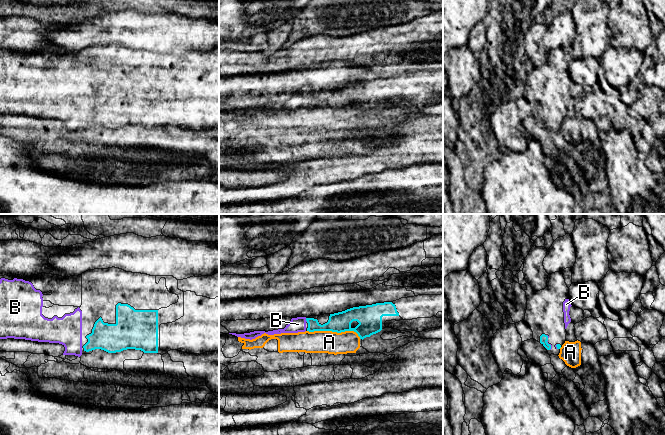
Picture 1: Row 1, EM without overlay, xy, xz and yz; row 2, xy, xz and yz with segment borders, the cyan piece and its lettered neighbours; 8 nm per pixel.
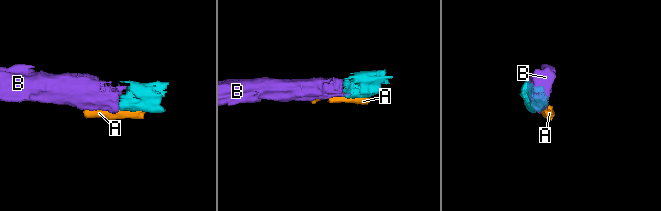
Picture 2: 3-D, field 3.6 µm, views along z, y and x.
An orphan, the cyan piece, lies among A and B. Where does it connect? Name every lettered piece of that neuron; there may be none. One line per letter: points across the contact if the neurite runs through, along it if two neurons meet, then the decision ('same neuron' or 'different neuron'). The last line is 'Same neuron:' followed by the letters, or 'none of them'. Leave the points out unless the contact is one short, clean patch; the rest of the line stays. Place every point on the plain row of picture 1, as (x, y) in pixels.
A: border xz (307, 106), (354, 107), (360, 114); different neuron
B: same neuron
Same neuron: B

